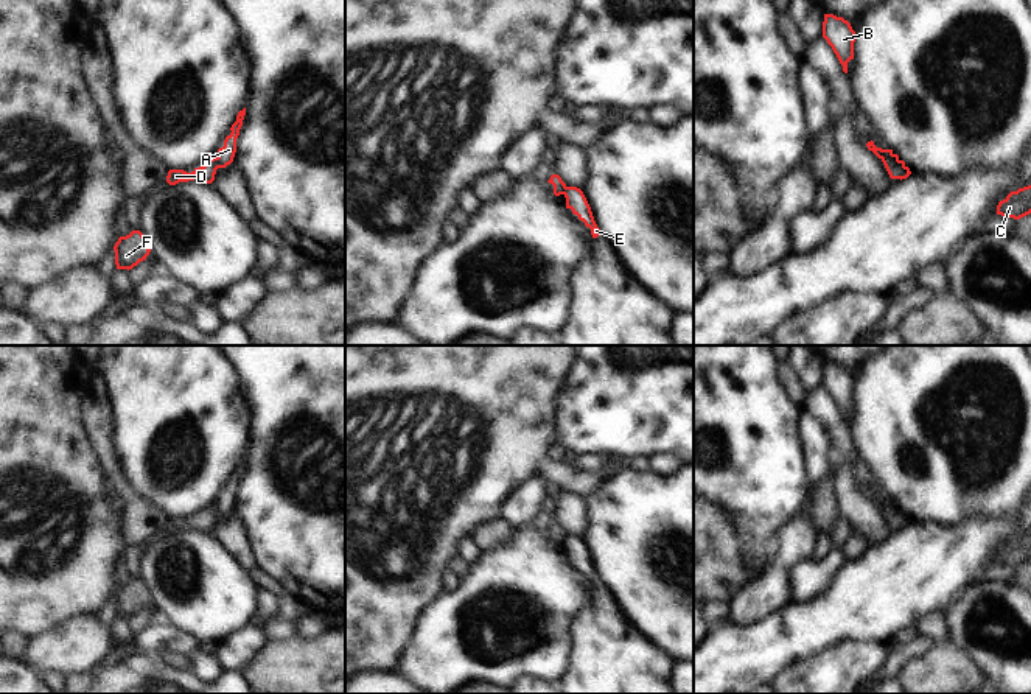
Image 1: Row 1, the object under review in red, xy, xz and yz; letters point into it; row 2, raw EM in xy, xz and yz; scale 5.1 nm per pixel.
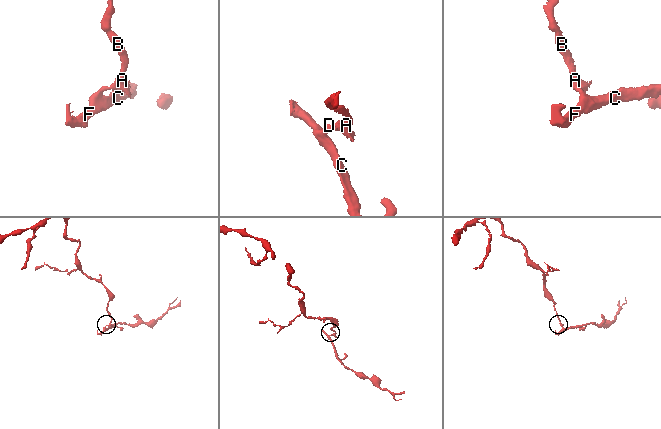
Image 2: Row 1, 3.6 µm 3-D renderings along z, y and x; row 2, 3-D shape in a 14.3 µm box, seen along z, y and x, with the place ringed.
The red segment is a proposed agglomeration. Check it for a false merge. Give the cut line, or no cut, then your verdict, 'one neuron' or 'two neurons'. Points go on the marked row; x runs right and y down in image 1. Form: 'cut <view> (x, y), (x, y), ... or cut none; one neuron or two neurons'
cut xy (215, 157), (218, 167); two neurons

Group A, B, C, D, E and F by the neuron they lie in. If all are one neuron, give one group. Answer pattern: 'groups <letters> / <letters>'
groups A B E / C D F

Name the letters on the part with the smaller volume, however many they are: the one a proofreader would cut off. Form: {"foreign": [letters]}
{"foreign": ["C", "D", "F"]}

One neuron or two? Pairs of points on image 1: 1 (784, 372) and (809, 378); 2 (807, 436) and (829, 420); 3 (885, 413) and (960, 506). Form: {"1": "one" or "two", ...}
{"1": "two", "2": "two", "3": "one"}

